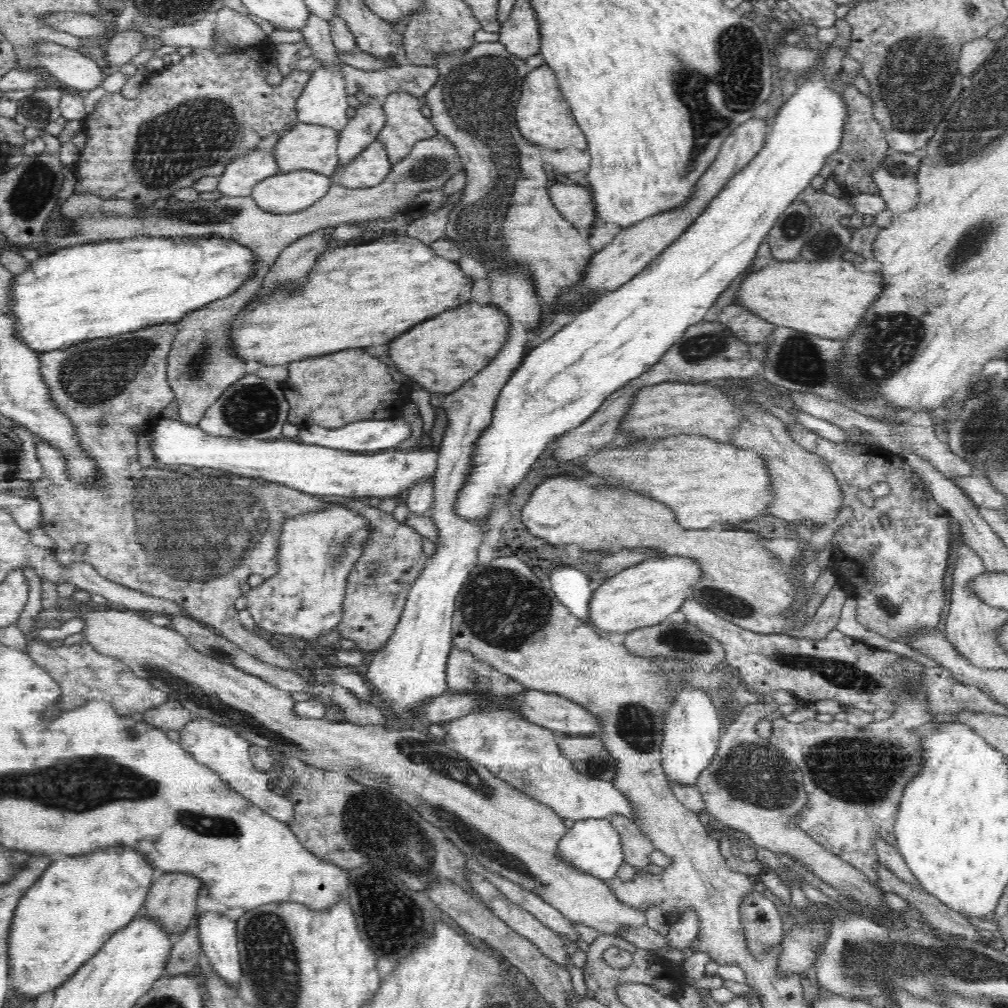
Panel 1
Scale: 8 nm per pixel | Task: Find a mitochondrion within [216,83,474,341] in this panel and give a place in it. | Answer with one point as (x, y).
(427, 167)

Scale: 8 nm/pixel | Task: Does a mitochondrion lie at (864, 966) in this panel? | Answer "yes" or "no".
yes

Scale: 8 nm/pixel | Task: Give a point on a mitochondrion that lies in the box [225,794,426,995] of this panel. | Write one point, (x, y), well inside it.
(373, 879)

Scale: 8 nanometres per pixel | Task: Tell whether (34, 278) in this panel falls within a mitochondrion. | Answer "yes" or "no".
no

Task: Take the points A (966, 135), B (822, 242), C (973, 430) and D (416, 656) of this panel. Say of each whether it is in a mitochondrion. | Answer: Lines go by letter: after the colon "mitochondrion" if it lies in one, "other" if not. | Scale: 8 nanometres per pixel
A: mitochondrion
B: mitochondrion
C: mitochondrion
D: other

